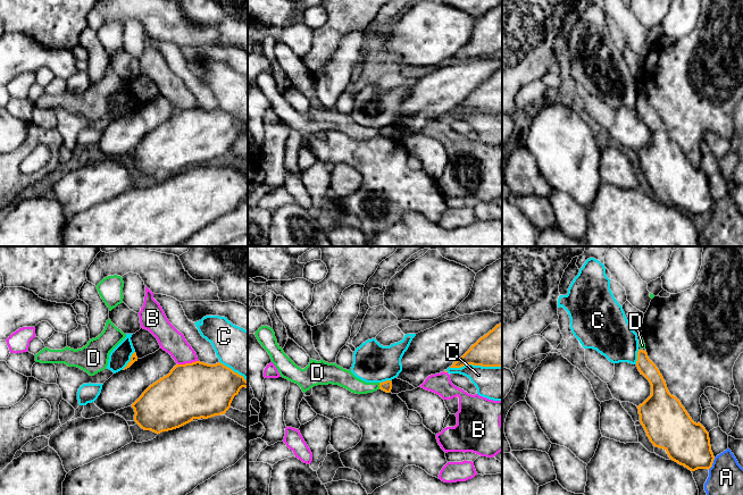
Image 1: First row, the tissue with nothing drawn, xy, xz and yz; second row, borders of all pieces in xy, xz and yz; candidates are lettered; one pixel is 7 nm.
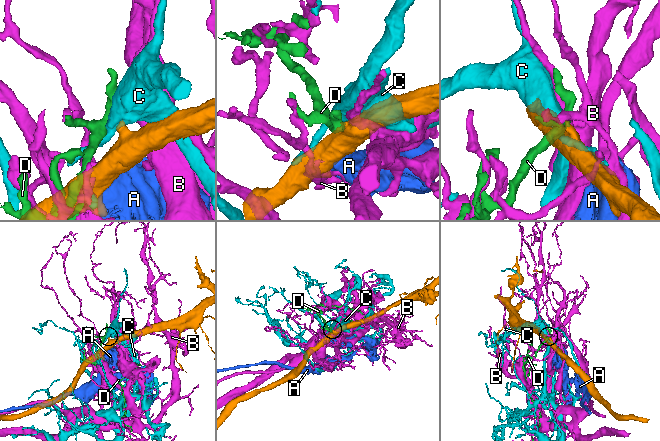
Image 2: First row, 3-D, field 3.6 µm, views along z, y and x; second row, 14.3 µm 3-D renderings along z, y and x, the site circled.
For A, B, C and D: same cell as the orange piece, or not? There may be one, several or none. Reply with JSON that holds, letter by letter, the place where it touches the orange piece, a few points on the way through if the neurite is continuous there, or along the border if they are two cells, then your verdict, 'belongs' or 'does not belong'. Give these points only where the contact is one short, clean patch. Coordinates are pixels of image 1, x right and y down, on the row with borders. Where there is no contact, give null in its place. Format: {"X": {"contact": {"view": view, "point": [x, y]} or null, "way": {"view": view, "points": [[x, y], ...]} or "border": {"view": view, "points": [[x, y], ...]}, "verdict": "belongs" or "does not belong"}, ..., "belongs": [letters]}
{"A": {"contact": {"view": "yz", "point": [712, 462]}, "verdict": "does not belong"}, "B": {"contact": {"view": "xy", "point": [188, 363]}, "verdict": "does not belong"}, "C": {"contact": {"view": "xz", "point": [475, 365]}, "verdict": "does not belong"}, "D": {"contact": {"view": "xz", "point": [380, 386]}, "border": {"view": "xz", "points": [[378, 383], [380, 388]]}, "verdict": "does not belong"}, "belongs": []}

